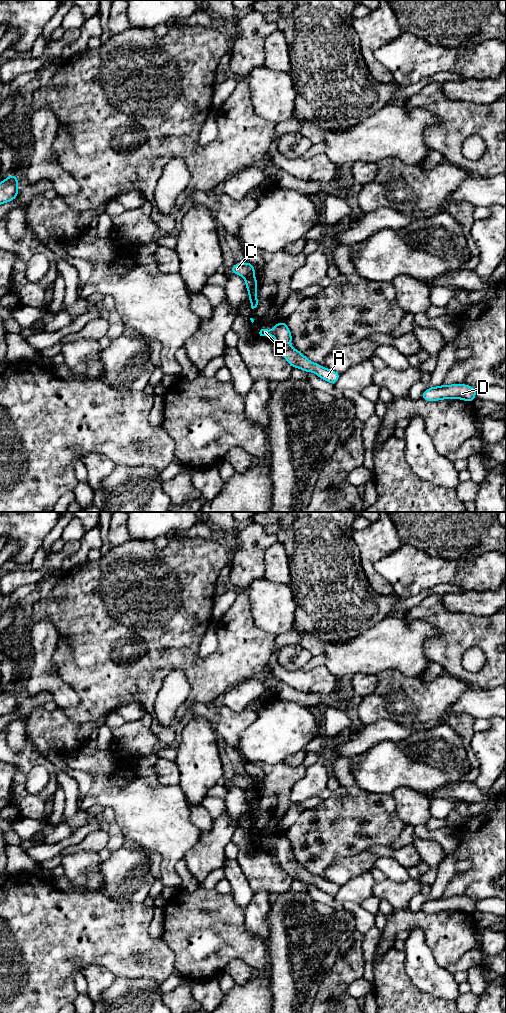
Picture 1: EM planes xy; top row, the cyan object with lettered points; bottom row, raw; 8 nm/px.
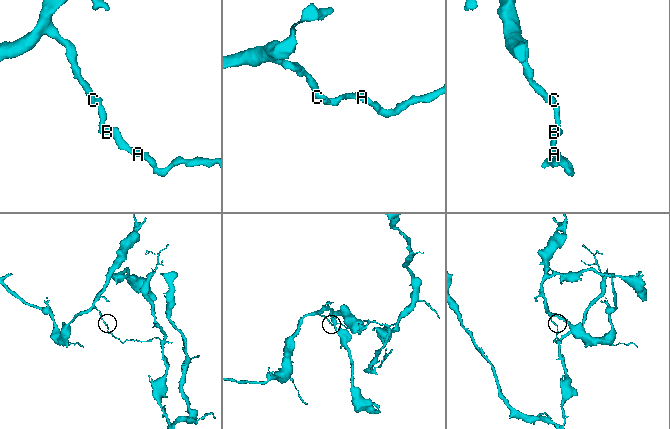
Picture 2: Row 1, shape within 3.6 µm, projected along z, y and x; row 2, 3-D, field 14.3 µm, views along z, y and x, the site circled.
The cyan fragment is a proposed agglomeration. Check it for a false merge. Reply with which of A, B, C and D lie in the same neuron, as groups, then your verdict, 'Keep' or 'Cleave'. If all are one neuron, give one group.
Groups: A B D / C. Cleave

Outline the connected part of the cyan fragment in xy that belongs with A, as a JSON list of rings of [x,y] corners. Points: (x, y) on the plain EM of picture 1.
[[[279,833],[272,842],[261,841],[259,846],[260,848],[272,847],[276,852],[280,866],[293,880],[300,880],[306,885],[314,884],[318,889],[333,897],[339,892],[340,885],[311,874],[298,861],[290,859],[292,846],[286,834]]]

